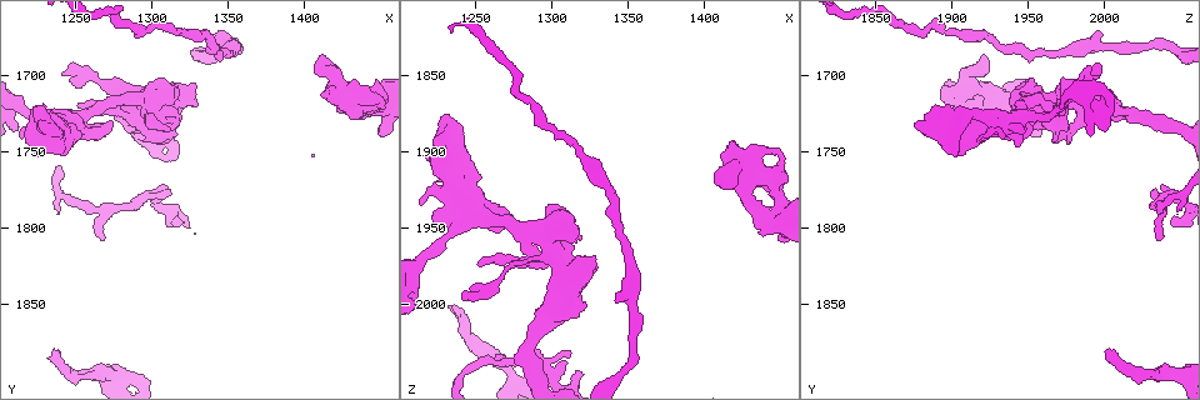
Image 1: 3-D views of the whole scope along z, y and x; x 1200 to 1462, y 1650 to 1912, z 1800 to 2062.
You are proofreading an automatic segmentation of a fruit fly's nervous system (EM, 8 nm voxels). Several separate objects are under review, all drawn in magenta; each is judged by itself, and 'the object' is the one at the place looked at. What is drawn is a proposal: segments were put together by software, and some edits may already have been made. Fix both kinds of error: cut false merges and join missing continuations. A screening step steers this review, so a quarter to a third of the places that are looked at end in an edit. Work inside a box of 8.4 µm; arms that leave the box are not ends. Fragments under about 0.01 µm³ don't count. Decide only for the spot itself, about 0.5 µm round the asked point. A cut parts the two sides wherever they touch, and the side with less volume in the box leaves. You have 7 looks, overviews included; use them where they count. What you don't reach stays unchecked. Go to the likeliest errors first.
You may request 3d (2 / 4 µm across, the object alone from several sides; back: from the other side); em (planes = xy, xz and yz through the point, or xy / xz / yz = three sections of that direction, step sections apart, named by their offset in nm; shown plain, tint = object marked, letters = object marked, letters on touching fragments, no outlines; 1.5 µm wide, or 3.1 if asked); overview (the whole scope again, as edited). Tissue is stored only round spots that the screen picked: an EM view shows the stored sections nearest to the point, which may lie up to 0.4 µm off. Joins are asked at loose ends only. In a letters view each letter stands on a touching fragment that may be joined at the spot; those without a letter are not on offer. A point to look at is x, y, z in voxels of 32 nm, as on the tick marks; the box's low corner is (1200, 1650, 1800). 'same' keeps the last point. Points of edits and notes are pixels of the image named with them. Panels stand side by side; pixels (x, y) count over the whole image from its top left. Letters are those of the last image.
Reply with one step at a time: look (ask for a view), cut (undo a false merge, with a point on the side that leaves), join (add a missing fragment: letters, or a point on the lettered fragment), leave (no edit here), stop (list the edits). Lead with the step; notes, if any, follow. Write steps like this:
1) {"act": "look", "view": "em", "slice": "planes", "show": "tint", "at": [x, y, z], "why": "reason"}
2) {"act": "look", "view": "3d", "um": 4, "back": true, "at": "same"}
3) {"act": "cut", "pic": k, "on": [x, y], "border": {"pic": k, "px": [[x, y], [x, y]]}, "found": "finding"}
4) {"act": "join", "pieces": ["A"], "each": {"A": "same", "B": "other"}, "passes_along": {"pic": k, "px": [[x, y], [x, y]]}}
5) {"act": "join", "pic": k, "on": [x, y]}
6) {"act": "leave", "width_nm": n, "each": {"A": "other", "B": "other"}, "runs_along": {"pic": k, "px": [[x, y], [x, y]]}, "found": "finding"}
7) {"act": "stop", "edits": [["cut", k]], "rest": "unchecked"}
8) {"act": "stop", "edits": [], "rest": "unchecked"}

{"act": "look", "view": "em", "slice": "planes", "show": "letters", "at": [1234, 1880, 2004], "why": "free end"}

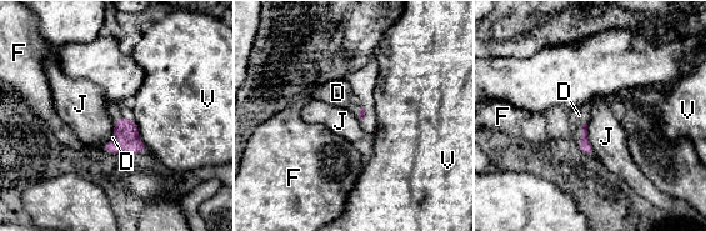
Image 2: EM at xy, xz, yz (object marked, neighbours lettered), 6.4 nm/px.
{"act": "join", "pieces": ["D"], "each": {"D": "same", "F": "other", "J": "other", "V": "other"}, "passes_along": {"pic": 2, "px": [[584, 145], [580, 132], [579, 115]]}, "found": "the cell continues"}

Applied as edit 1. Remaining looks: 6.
{"act": "look", "view": "overview"}

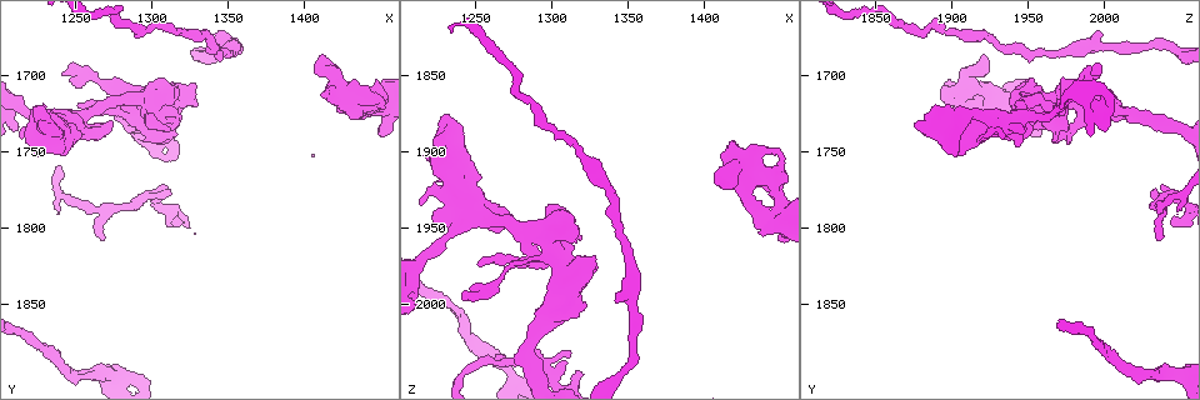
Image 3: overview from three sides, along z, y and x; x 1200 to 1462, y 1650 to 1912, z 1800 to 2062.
{"act": "look", "view": "em", "slice": "planes", "show": "letters", "at": [1412, 1688, 1922], "why": "free end"}

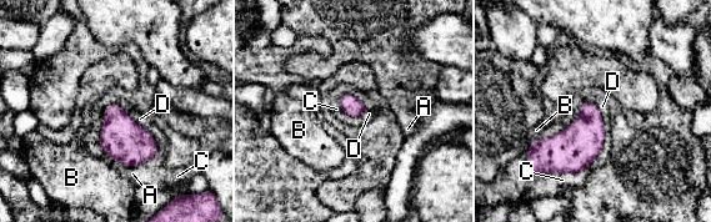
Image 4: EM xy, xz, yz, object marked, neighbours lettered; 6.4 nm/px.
{"act": "leave", "each": {"A": "other", "B": "other", "C": "other", "D": "other"}, "border": {"pic": 4, "px": [[586, 100], [569, 125], [540, 139]]}, "found": "none of them fits"}

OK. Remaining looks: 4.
{"act": "look", "view": "em", "slice": "xy", "step": 4, "show": "letters", "at": [1268, 1808, 2038], "why": "tapers out"}

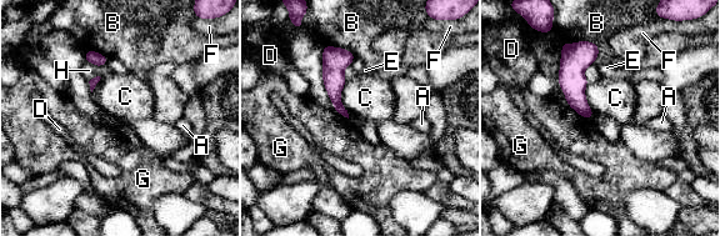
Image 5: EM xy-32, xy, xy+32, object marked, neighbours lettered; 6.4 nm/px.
{"act": "look", "view": "em", "slice": "planes", "show": "letters", "at": "same"}

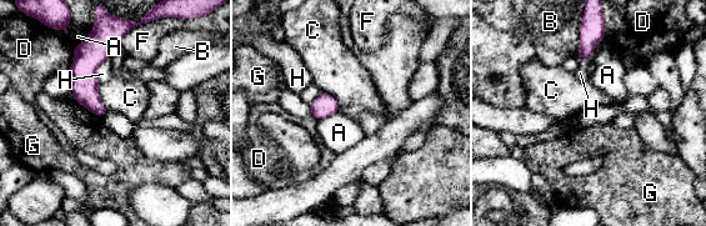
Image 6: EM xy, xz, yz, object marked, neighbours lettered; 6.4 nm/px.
{"act": "leave", "width_nm": 130, "each": {"A": "other", "B": "other", "C": "other", "D": "other", "F": "other", "G": "other", "H": "other"}, "border": {"pic": 6, "px": [[73, 98], [101, 117]]}, "found": "none of them fits"}

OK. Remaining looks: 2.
{"act": "stop", "edits": [["join", 2]], "rest": "unchecked"}

